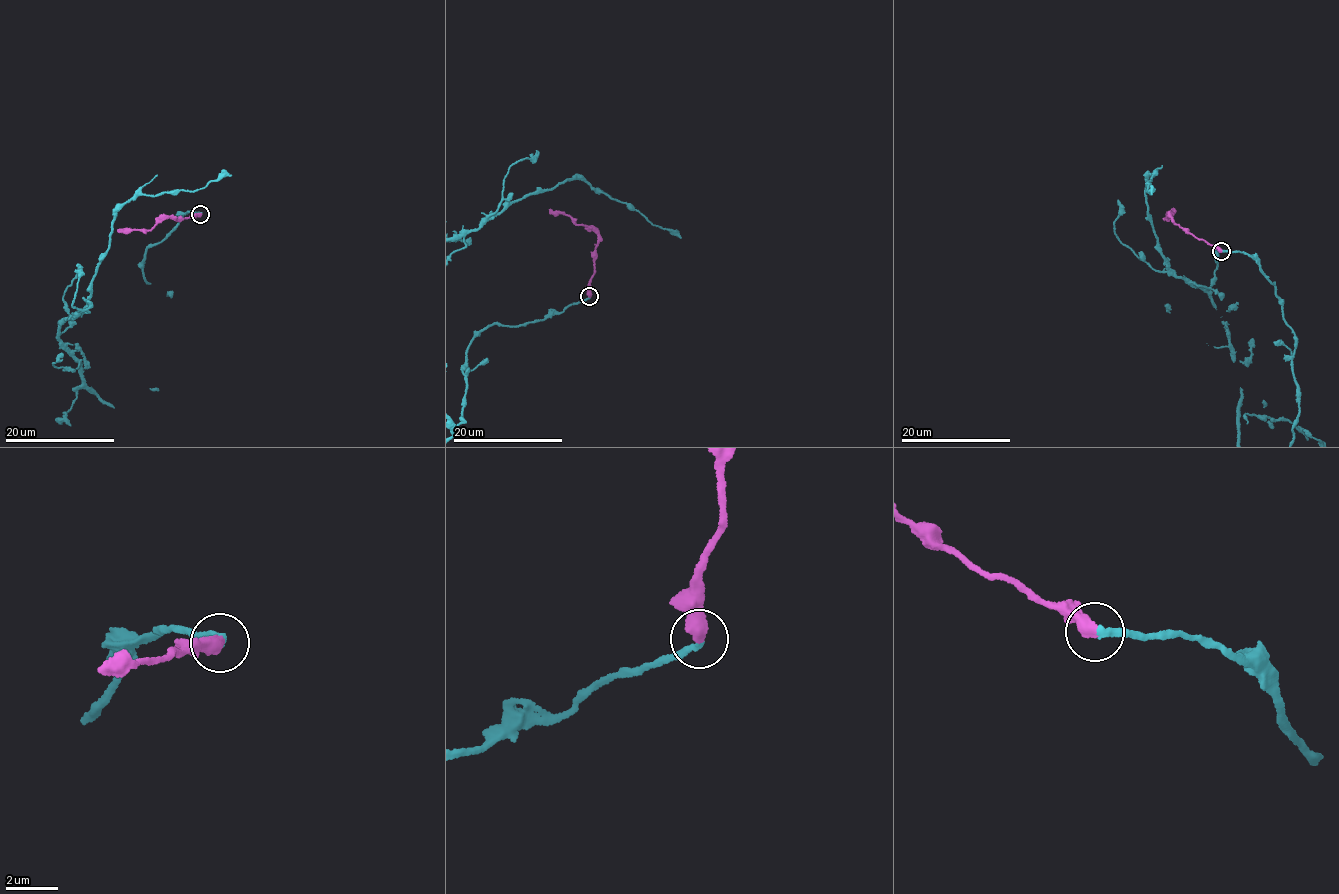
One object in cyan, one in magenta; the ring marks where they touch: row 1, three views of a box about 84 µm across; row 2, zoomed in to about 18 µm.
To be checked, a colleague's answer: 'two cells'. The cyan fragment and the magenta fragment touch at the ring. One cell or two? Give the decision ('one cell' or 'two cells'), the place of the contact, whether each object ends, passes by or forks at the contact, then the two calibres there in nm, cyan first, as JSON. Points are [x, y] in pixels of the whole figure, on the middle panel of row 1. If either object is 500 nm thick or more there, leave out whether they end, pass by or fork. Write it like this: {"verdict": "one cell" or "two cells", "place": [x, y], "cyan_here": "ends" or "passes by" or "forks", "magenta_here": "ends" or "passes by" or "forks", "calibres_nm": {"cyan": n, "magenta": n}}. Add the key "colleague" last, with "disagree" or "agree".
{"verdict": "one cell", "place": [589, 296], "calibres_nm": {"cyan": 240, "magenta": 500}, "colleague": "disagree"}

